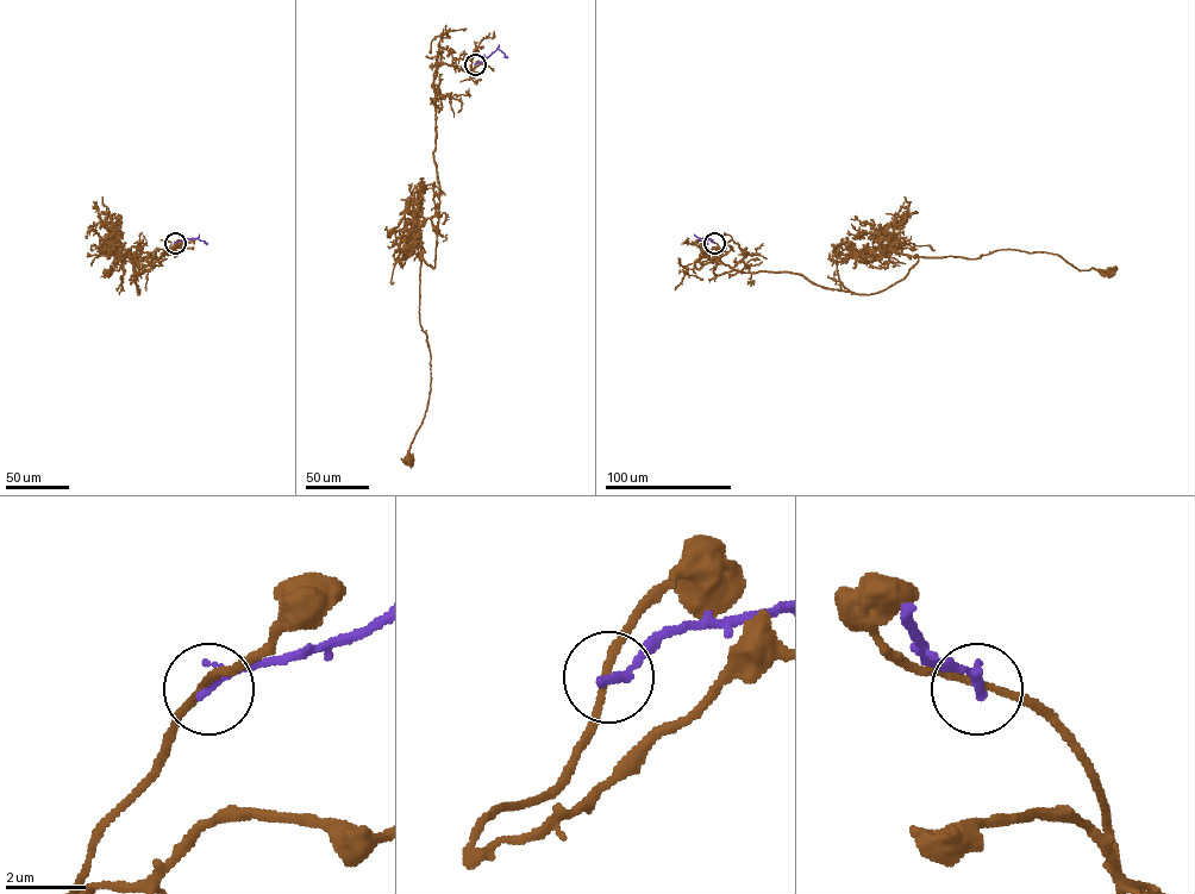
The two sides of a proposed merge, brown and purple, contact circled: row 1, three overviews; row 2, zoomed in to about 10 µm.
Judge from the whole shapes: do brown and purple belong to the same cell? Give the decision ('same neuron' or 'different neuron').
different neuron

